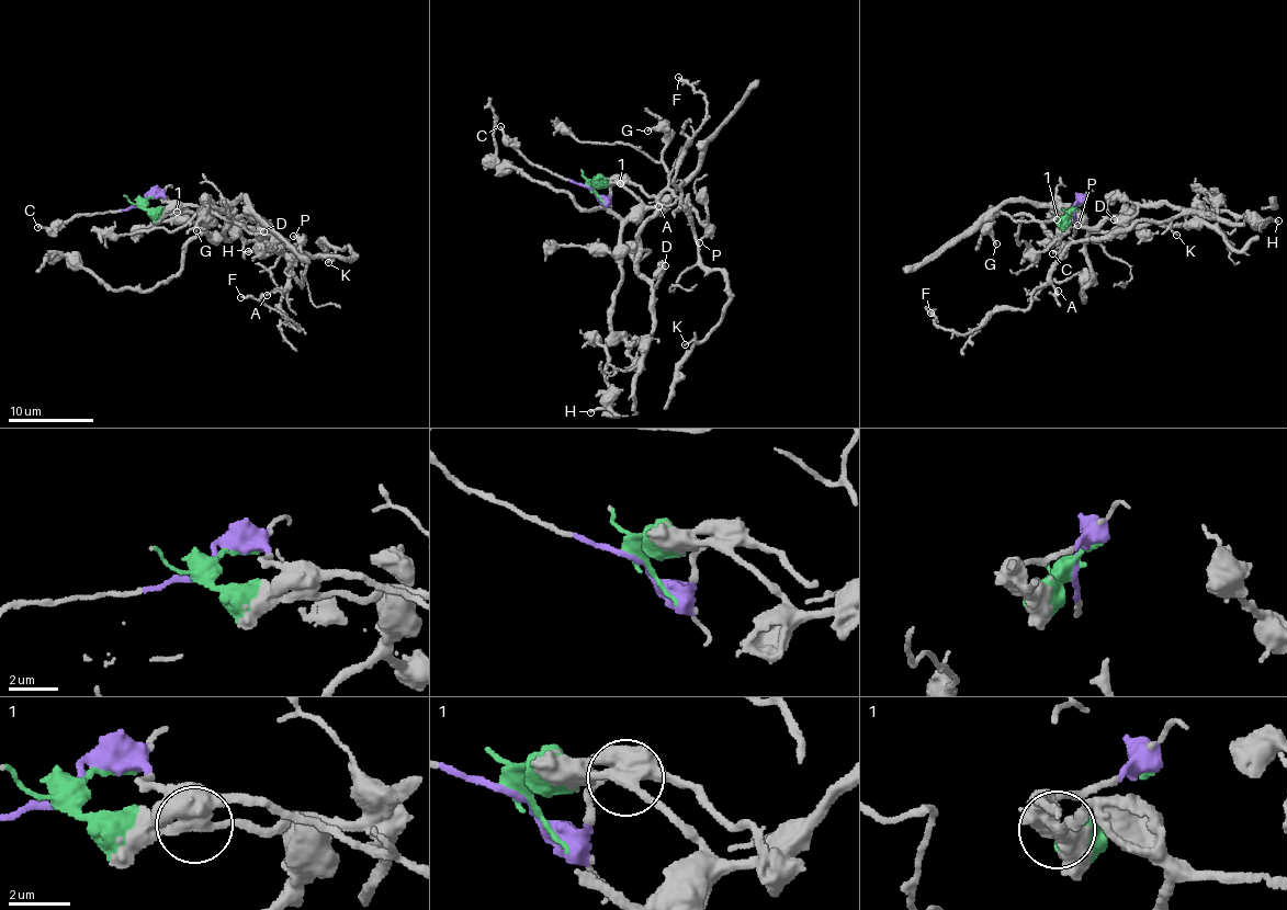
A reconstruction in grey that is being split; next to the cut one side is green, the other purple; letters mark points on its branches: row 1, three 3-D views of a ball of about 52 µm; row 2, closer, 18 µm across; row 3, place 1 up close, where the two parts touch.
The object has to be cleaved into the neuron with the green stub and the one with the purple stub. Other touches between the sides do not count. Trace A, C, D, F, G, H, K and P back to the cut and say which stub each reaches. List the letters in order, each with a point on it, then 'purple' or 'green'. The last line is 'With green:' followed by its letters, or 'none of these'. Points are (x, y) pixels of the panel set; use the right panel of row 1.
A: at (1058, 291); purple
C: at (1052, 253); purple
D: at (1114, 219); purple
F: at (930, 313); purple
G: at (996, 243); purple
H: at (1278, 220); green
K: at (1176, 235); purple
P: at (1077, 225); purple
With green: H

